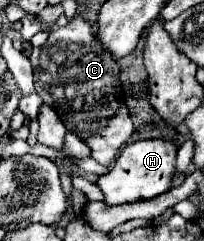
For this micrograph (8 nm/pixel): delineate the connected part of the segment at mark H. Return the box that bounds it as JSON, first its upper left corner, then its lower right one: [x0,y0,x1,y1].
[97,139,177,205]

